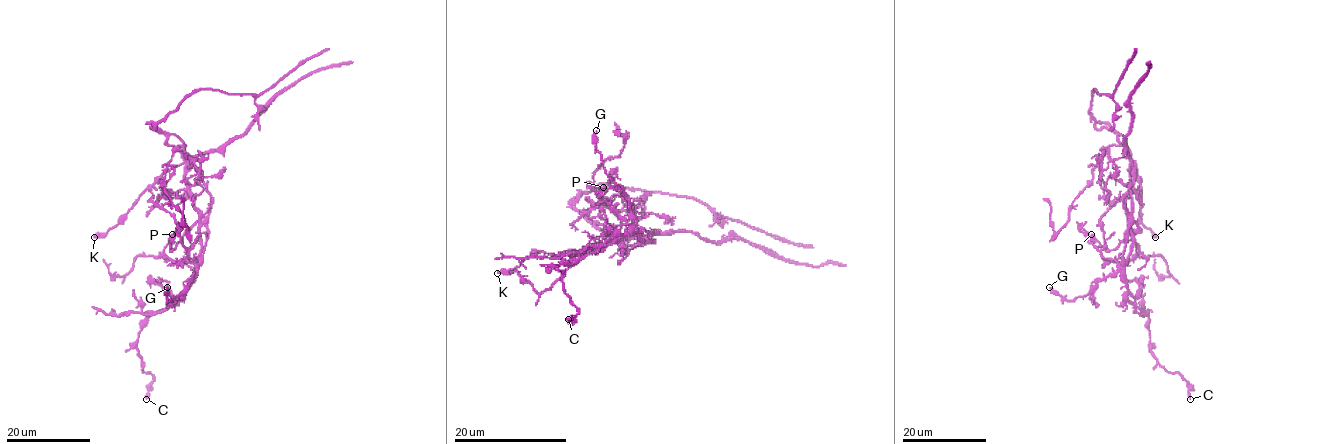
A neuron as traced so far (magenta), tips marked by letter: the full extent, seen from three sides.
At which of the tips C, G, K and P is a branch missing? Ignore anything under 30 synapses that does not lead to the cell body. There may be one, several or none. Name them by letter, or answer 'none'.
none

